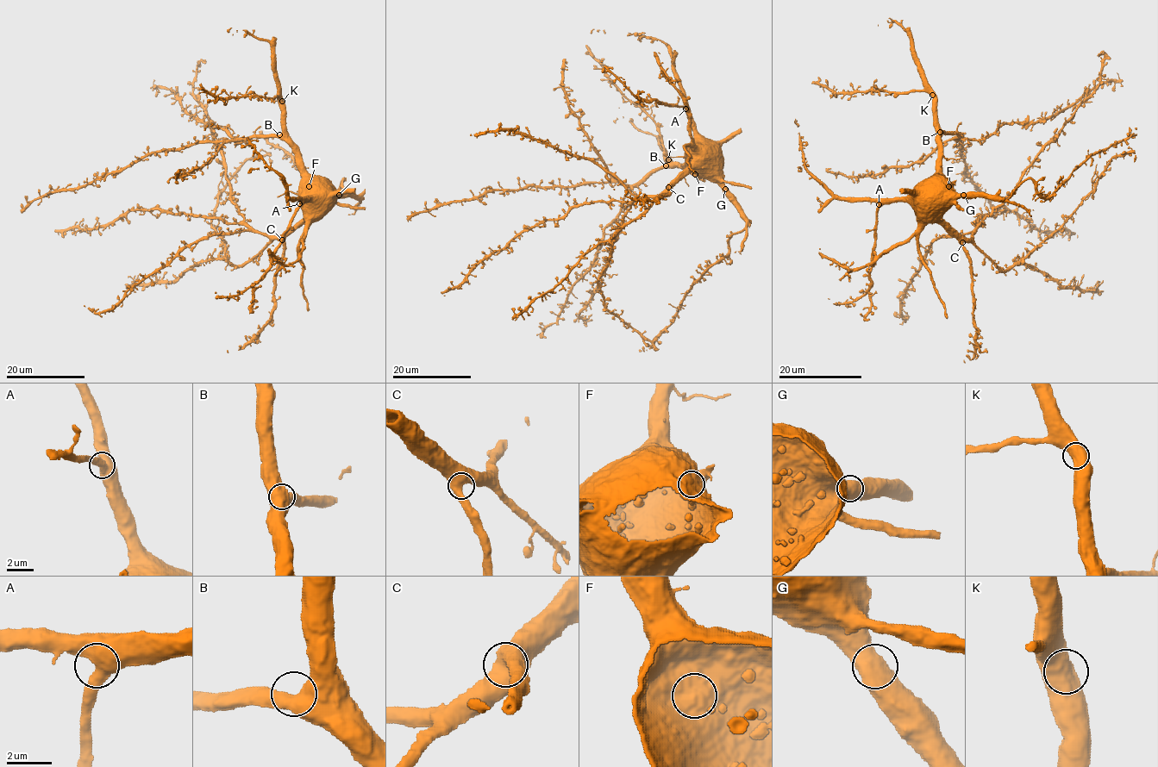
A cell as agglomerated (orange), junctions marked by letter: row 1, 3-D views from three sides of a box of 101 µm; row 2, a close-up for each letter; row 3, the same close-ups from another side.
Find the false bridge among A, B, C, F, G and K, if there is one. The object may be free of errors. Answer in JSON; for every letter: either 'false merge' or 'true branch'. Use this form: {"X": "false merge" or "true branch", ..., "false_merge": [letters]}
{"A": "true branch", "B": "true branch", "C": "true branch", "F": "false merge", "G": "true branch", "K": "true branch", "false_merge": ["F"]}

